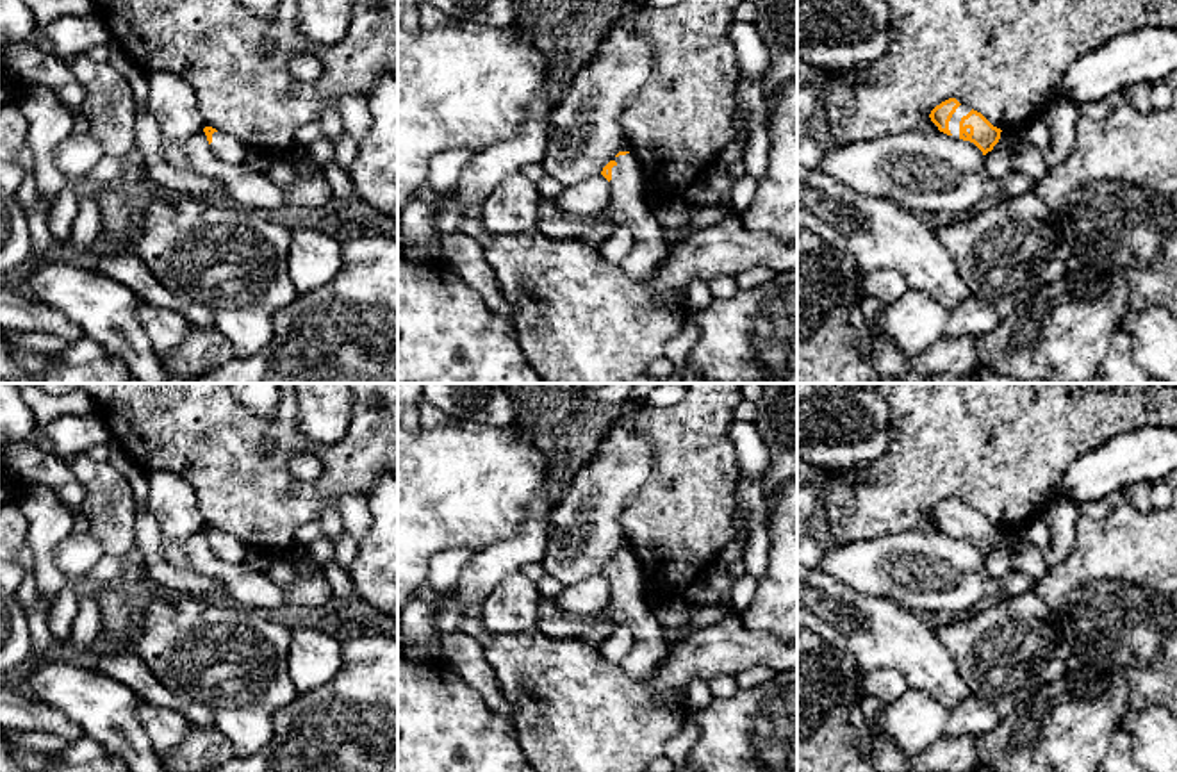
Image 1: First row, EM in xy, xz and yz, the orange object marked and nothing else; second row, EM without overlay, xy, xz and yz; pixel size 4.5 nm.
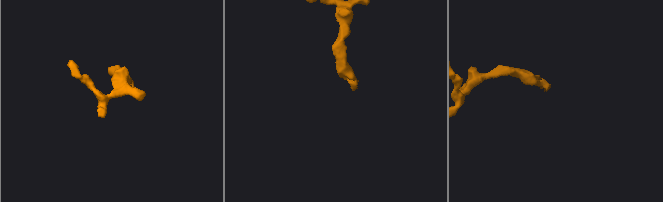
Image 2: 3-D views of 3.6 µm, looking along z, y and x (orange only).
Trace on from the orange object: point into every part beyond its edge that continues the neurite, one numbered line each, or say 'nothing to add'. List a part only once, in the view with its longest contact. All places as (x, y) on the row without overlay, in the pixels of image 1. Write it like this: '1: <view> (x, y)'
1: xz (626, 607)

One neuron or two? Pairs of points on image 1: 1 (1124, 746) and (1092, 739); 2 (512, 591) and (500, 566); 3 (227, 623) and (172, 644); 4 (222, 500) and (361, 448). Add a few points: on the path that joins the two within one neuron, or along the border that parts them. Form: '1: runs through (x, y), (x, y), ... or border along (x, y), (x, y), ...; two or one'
1: border along (1119, 728), (1104, 753); two
2: border along (519, 569), (507, 574), (480, 603); two
3: runs through (213, 637), (205, 644), (186, 644); one
4: runs through (255, 500), (305, 500), (327, 482); one

